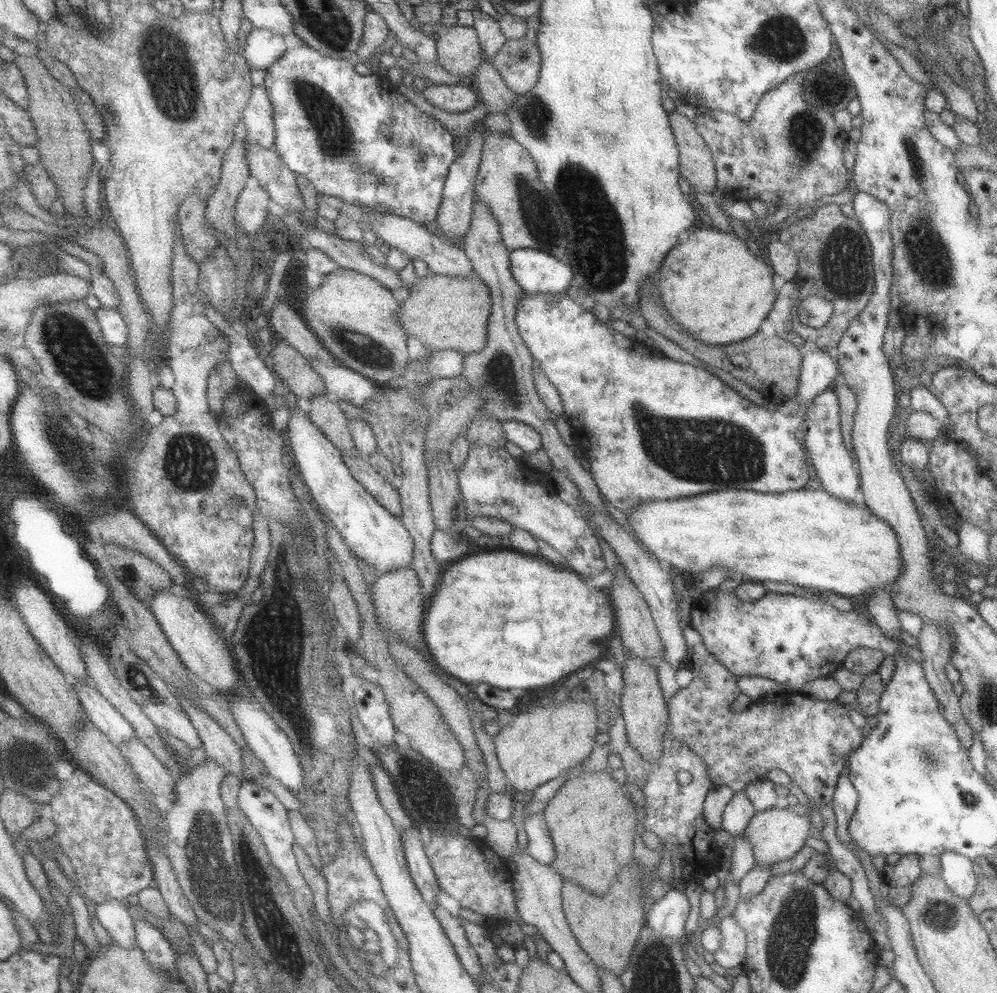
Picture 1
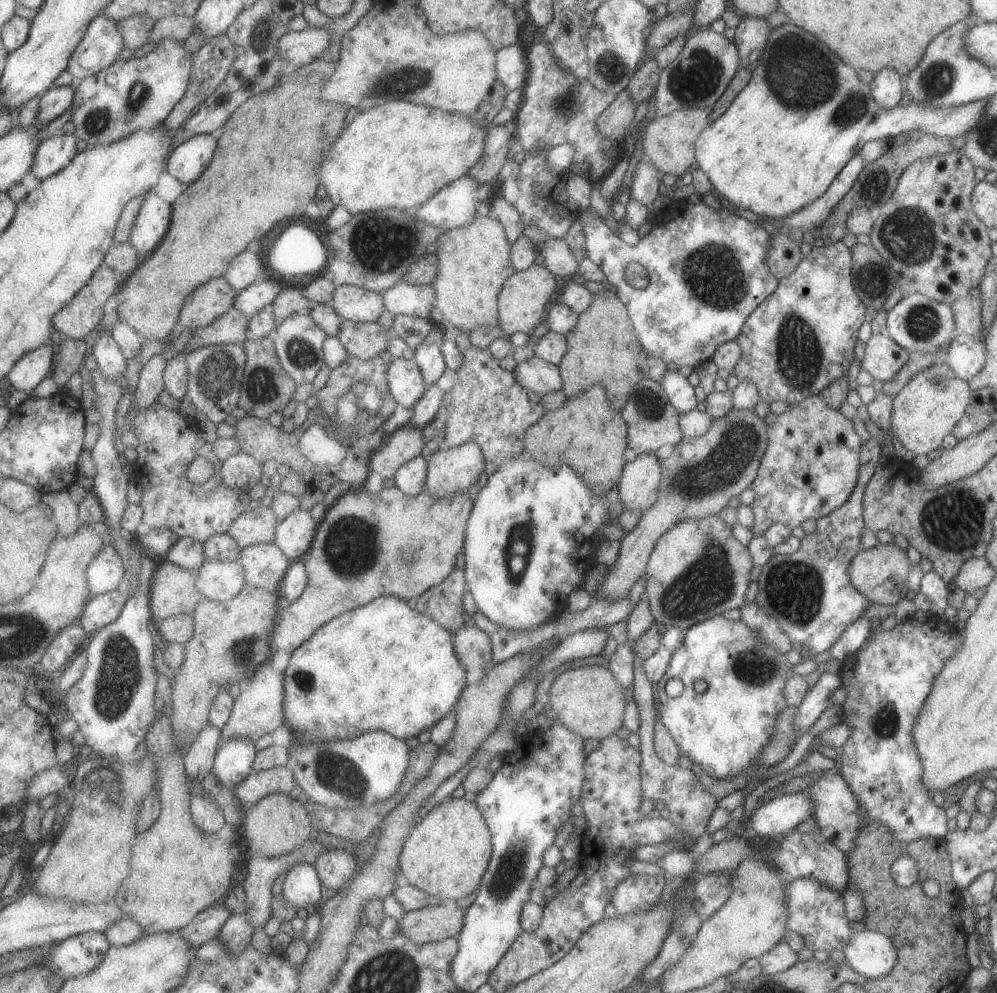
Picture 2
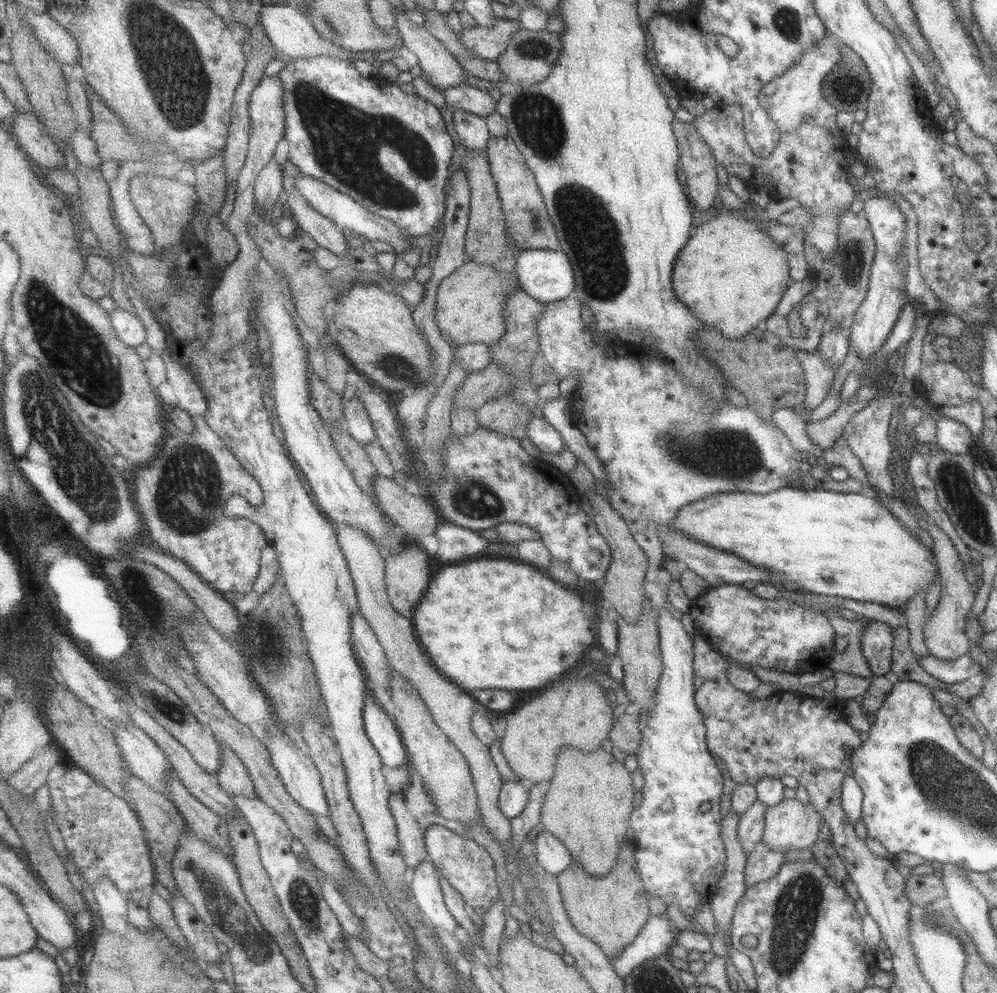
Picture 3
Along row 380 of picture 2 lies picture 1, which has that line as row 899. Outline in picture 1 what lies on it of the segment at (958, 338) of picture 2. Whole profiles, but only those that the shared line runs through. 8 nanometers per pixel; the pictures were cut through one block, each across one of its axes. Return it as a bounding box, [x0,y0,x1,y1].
[939,851,977,902]

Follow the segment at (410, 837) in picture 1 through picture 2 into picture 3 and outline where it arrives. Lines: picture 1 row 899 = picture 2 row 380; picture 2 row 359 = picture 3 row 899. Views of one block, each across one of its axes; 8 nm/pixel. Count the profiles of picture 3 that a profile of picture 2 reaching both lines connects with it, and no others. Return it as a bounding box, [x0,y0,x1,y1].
[410,858,462,938]

